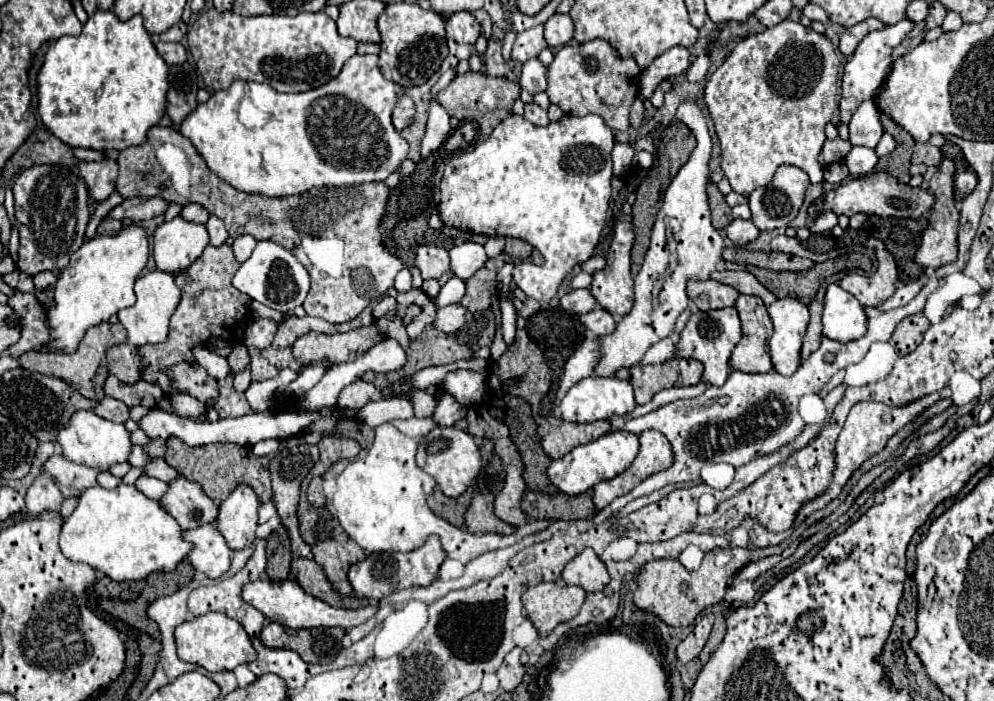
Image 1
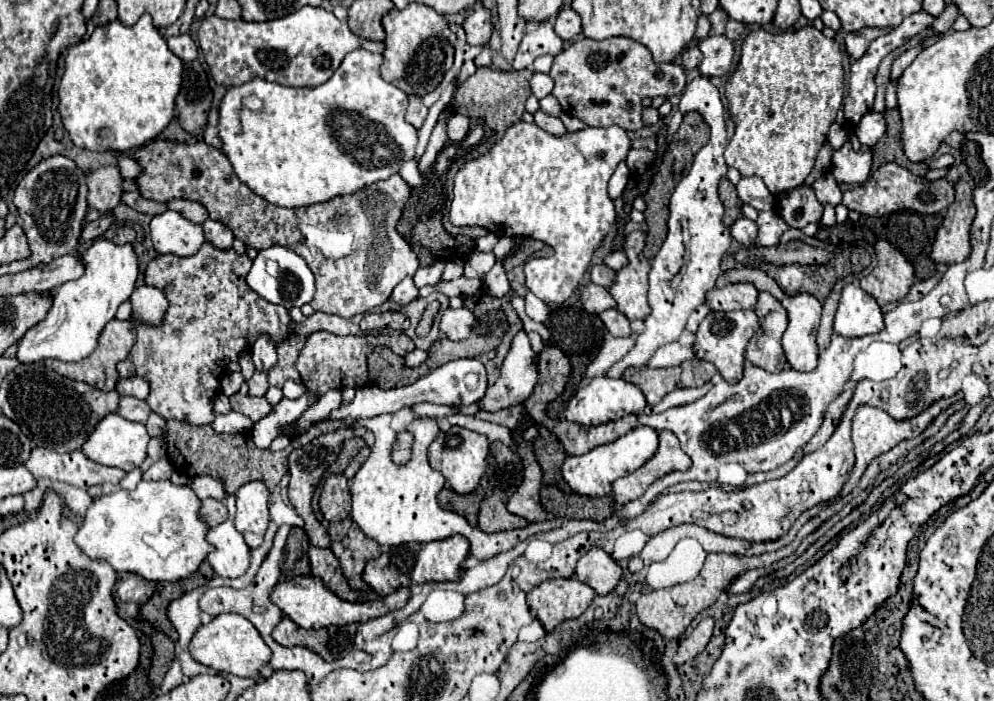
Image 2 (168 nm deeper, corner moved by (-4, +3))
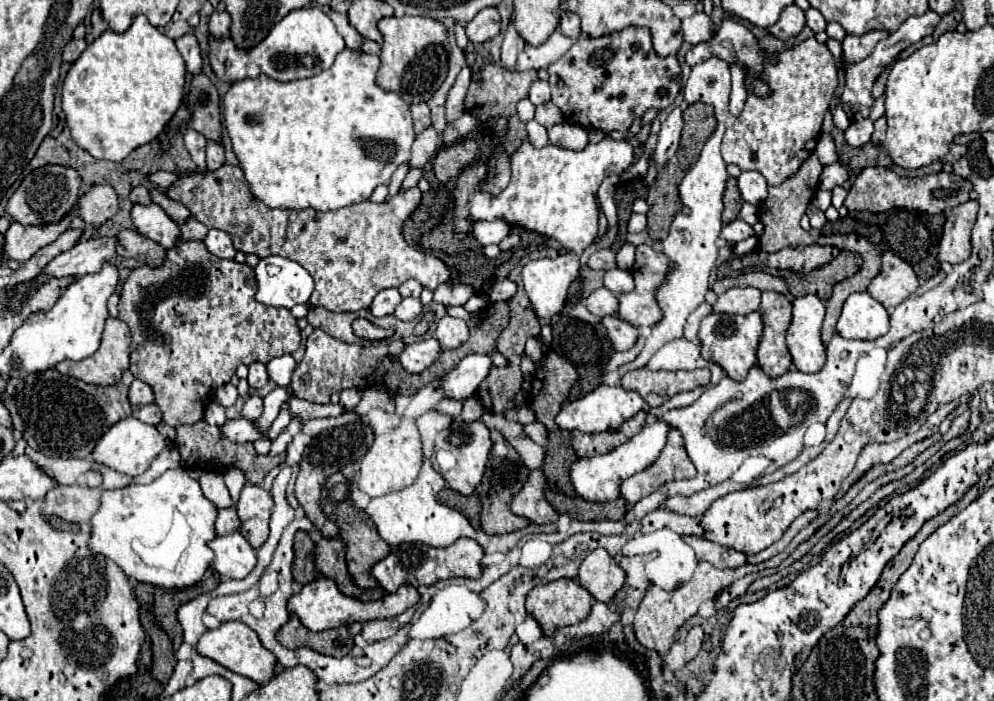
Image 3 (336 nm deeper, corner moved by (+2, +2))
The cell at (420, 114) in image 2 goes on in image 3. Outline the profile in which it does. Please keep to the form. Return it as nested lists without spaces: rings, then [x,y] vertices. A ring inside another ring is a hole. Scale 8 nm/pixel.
[[[427,103],[411,105],[411,113],[413,113],[413,123],[415,123],[415,133],[421,133],[431,125],[431,111]]]

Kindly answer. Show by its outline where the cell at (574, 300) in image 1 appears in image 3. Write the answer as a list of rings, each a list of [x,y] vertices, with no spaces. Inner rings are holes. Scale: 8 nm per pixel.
[[[601,287],[597,291],[593,291],[587,299],[585,299],[585,307],[599,317],[607,317],[607,315],[615,315],[619,309],[619,301],[617,295],[611,293],[609,289]]]

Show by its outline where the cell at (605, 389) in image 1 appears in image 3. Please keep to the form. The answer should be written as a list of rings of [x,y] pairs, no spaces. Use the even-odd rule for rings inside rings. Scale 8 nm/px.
[[[599,385],[595,391],[591,391],[589,395],[571,401],[567,405],[563,405],[563,409],[559,411],[559,415],[555,417],[555,423],[561,429],[567,431],[581,431],[581,433],[601,433],[601,431],[611,431],[611,429],[619,429],[627,419],[631,419],[635,413],[639,413],[645,407],[645,401],[641,399],[639,393],[635,391],[625,391],[623,387],[611,387],[611,385]]]

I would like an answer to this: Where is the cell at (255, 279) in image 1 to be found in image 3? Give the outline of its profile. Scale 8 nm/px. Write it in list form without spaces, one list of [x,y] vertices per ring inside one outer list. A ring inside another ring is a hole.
[[[271,255],[255,267],[259,283],[257,301],[269,307],[291,309],[297,303],[307,303],[313,293],[313,277],[295,261]]]

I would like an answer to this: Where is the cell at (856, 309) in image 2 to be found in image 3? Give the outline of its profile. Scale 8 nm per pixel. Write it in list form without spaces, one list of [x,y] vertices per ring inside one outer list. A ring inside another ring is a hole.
[[[867,291],[853,293],[843,305],[837,321],[837,333],[845,339],[871,341],[889,331],[889,313]]]

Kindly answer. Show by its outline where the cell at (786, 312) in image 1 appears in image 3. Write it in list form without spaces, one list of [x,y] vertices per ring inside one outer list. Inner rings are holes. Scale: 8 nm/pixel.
[[[815,295],[793,299],[793,321],[787,331],[787,347],[793,363],[803,373],[817,373],[827,361],[825,345],[821,341],[821,325],[825,317],[825,303]]]

